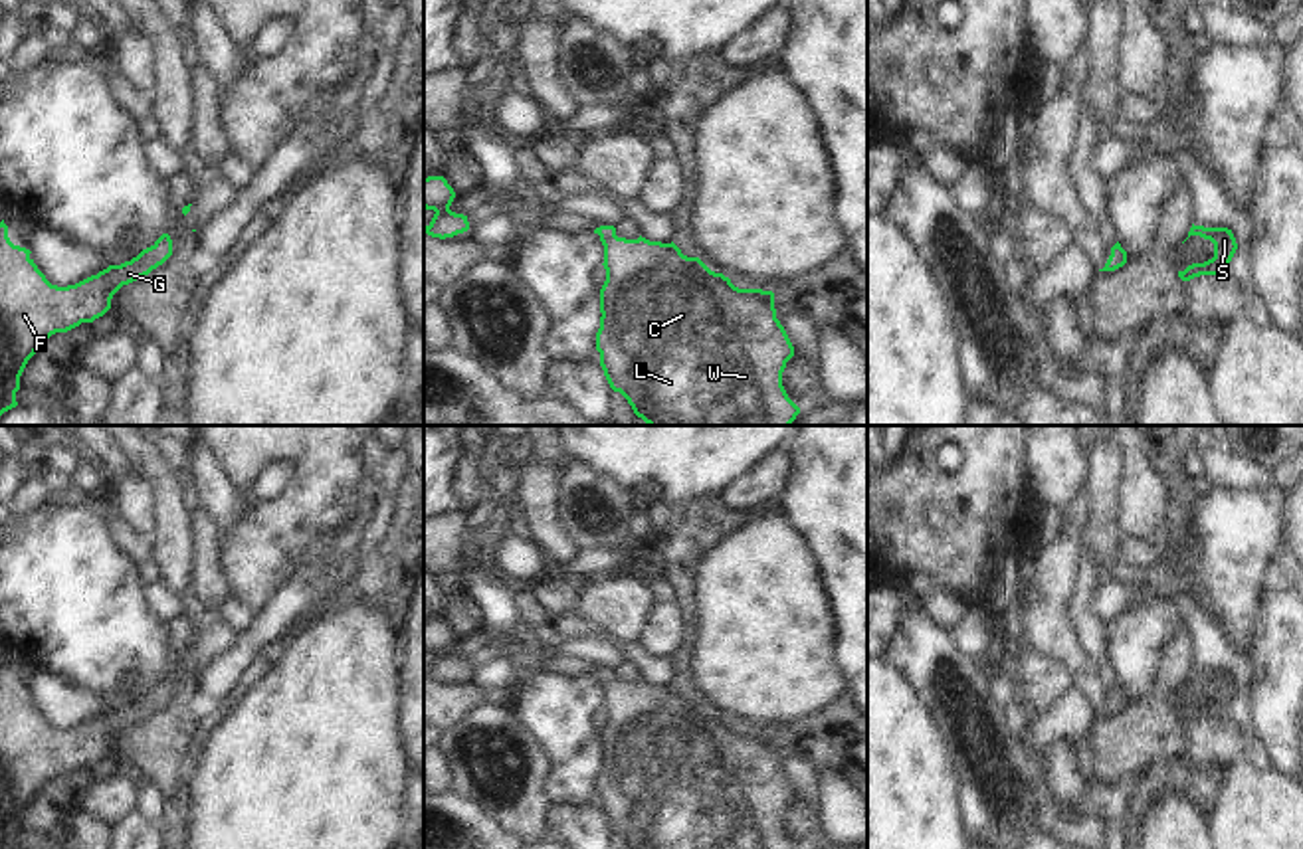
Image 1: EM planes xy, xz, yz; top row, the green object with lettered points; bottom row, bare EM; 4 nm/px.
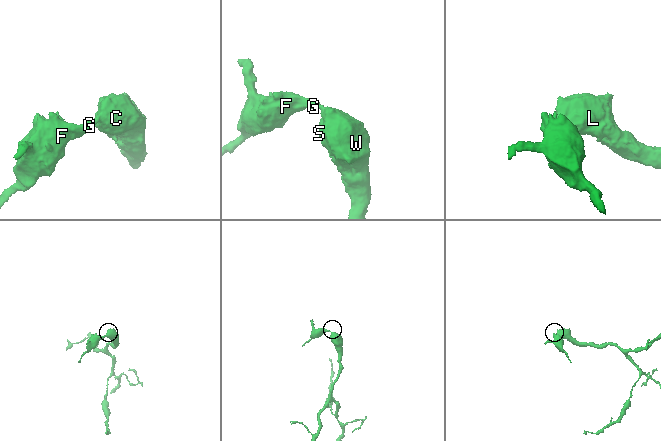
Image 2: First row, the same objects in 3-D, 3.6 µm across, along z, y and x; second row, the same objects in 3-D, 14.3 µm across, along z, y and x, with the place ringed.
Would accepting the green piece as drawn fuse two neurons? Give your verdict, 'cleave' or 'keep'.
keep

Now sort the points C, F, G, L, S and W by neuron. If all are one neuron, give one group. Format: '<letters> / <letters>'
C F G L S W

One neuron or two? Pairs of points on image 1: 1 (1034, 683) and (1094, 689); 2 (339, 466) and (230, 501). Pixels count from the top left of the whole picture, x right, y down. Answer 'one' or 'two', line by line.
1: two
2: two

